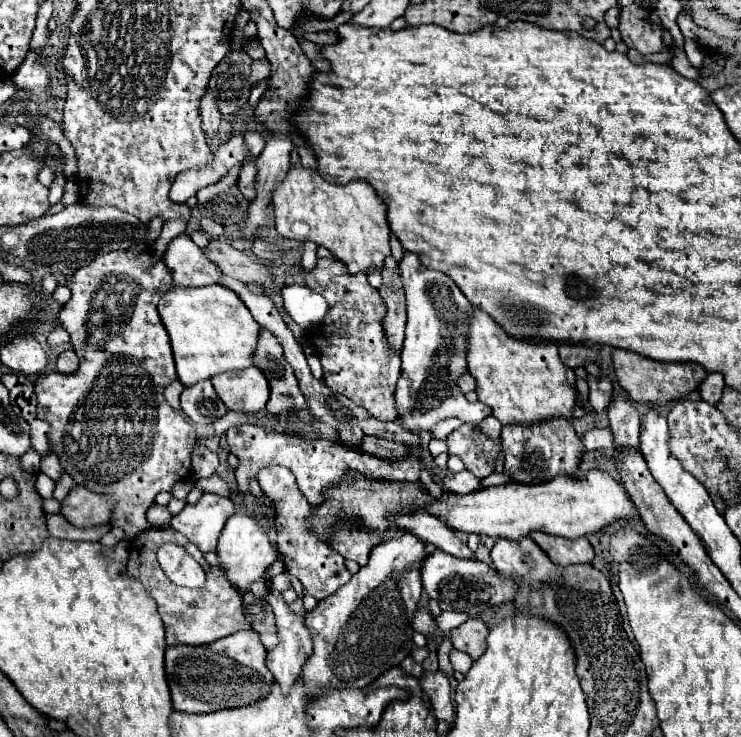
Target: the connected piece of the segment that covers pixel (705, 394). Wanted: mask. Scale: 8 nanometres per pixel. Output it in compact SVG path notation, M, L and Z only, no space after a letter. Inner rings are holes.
M708 374L700 386L700 396L708 404L716 404L722 396L722 388L724 388L724 376L722 374Z

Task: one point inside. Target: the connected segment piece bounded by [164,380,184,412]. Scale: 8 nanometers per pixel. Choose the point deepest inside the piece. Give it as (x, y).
(172, 393)

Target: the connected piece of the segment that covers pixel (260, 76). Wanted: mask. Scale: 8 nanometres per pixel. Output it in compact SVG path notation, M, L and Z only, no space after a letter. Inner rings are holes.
M256 60L254 62L254 68L252 68L252 74L250 74L250 80L252 84L264 80L270 76L270 62L268 60Z

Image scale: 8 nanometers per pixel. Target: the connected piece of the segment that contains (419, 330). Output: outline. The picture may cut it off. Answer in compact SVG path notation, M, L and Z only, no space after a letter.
M406 252L400 262L400 276L406 290L408 302L408 324L406 338L402 346L402 374L396 384L396 410L402 426L406 430L432 430L440 420L460 418L462 422L478 426L484 418L492 414L492 410L482 402L468 402L458 388L458 378L466 374L466 318L470 318L472 304L460 292L460 288L442 272L434 272L422 266L418 254Z

